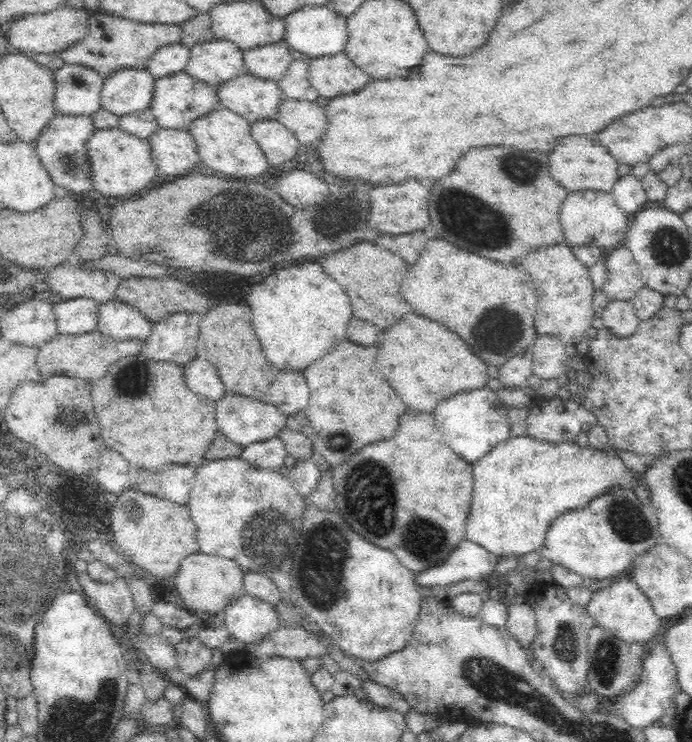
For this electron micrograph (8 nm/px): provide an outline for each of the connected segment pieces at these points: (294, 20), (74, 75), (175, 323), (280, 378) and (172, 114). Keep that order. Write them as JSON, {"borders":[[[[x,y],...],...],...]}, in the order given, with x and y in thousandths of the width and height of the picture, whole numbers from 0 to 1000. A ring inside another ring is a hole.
{"borders":[[[[442,5],[415,19],[415,36],[409,51],[422,65],[442,73],[448,80],[499,70],[503,50],[501,23],[491,19],[480,5]]],[[[92,85],[79,94],[81,148],[84,152],[134,155],[149,144],[152,105],[127,86]]],[[[240,423],[220,435],[215,453],[207,460],[204,477],[227,487],[272,491],[283,482],[286,434],[286,423]]],[[[408,499],[387,522],[387,540],[413,559],[439,554],[445,544],[445,518],[439,499]]],[[[259,94],[251,100],[227,104],[224,132],[218,144],[231,171],[272,174],[280,162],[309,148],[309,143],[315,137],[316,125],[312,116],[301,113],[298,108],[289,108],[288,104],[277,102],[275,97]]]]}

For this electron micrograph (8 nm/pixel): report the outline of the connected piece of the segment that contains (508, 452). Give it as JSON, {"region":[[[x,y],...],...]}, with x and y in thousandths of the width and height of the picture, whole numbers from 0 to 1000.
{"region":[[[762,585],[737,588],[734,593],[717,598],[691,623],[685,623],[685,677],[676,698],[673,725],[691,730],[720,751],[757,749],[786,736],[789,714],[809,693],[844,685],[858,671],[887,662],[913,662],[928,650],[928,642],[934,647],[931,637],[925,642],[908,631],[899,615],[879,597],[838,601],[829,593],[796,596]]]}

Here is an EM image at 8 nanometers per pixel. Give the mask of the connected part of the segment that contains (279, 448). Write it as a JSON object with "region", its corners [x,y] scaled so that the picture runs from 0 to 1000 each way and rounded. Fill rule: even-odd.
{"region":[[[402,588],[364,596],[353,601],[348,616],[368,629],[403,633],[410,629],[410,620],[416,613],[409,593]]]}

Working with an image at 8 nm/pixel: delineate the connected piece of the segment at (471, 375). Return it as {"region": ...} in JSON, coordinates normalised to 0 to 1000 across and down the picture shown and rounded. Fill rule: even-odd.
{"region":[[[592,423],[578,437],[558,445],[546,472],[546,491],[587,547],[610,555],[624,555],[624,550],[653,534],[653,528],[702,520],[712,504],[705,488],[692,476],[685,477],[659,447],[639,439],[633,431],[604,423]]]}

